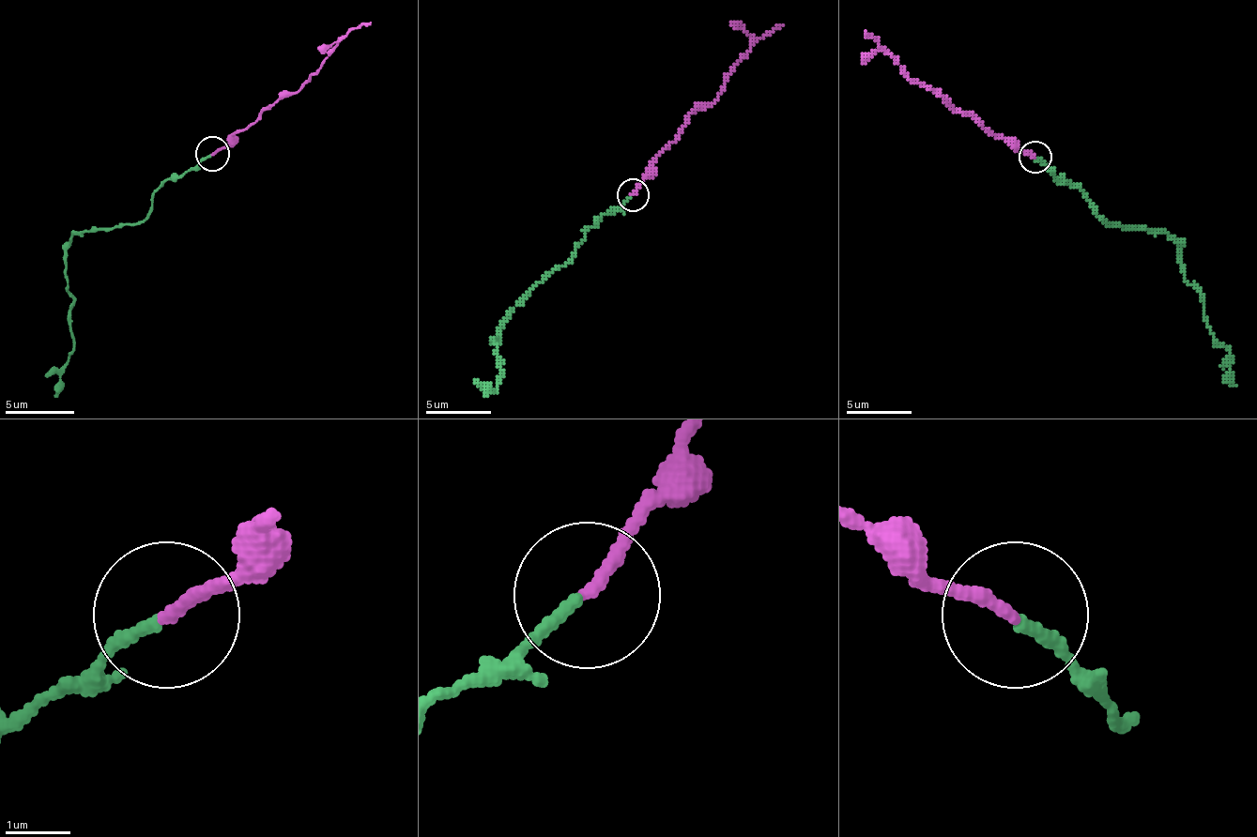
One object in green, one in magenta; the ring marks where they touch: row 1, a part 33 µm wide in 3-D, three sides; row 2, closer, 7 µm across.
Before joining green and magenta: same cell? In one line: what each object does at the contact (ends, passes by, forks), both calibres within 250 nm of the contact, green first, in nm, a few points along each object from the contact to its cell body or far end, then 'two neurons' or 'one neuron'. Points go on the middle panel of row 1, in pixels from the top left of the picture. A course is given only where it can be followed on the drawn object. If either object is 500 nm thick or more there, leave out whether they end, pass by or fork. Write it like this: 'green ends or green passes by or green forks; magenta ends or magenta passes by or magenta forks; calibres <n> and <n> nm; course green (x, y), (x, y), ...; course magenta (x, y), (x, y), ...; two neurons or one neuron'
green ends; magenta ends; calibres 170 and 190 nm; course green (630, 194), (594, 223), (562, 266), (507, 318), (494, 337), (500, 360), (500, 383), (483, 396); course magenta (634, 194), (685, 119), (718, 97), (728, 74), (763, 35), (783, 25); one neuron

